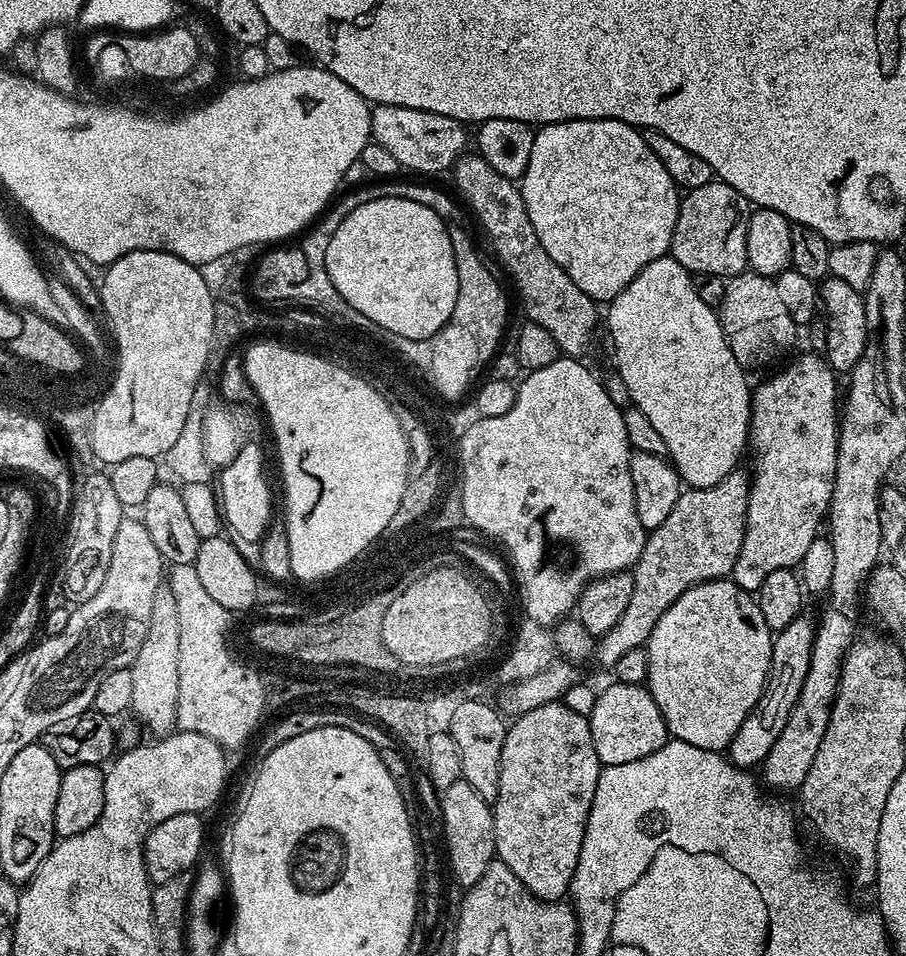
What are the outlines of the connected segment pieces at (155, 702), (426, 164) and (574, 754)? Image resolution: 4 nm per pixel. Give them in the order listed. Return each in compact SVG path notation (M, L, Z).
M161 586L154 594L154 610L150 614L150 630L146 630L146 642L138 650L138 658L132 663L134 698L131 711L137 721L144 720L143 727L153 732L153 737L163 738L176 728L178 706L178 638L182 638L182 625L178 623L178 606L174 594L167 586Z
M377 104L372 108L372 140L381 144L394 158L398 158L401 169L409 168L412 172L444 172L447 173L452 165L465 155L470 144L470 136L464 133L465 125L459 120L452 120L449 116L434 114L426 110L414 110L406 106L393 104Z
M564 702L543 704L529 712L519 713L507 725L498 774L498 798L492 808L495 859L507 866L537 900L560 902L569 895L582 838L588 825L594 790L598 786L601 762L594 750L588 717L582 711L567 708Z

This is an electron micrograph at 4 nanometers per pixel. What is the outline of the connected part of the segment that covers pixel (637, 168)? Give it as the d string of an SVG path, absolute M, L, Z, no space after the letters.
M563 120L557 124L545 124L536 132L534 147L530 150L530 166L526 166L522 179L518 184L522 198L526 202L526 214L530 214L530 222L534 226L534 234L538 234L538 242L542 242L542 250L570 274L574 286L597 302L611 302L647 266L671 249L674 222L678 218L678 210L682 199L675 182L666 174L666 166L658 162L658 154L650 150L645 142L641 129L621 120Z

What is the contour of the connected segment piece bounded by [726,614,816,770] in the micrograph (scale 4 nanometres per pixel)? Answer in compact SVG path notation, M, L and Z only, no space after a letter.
M797 616L794 622L790 622L790 626L775 633L772 642L772 661L768 667L768 681L764 684L764 693L760 695L754 710L750 710L746 722L742 722L738 734L734 734L732 743L726 749L728 759L738 768L752 770L755 769L755 764L756 767L763 765L770 746L774 746L778 734L782 734L782 726L786 726L786 718L790 718L794 702L798 702L802 682L806 682L812 643L816 637L816 628L806 616Z

